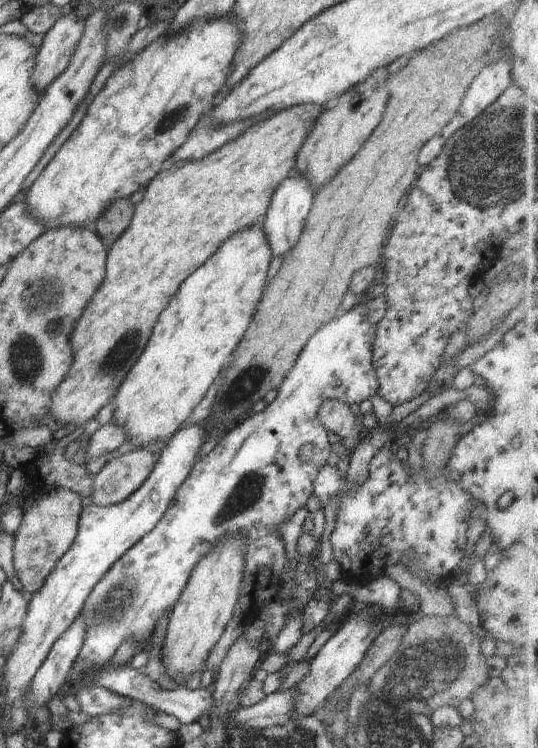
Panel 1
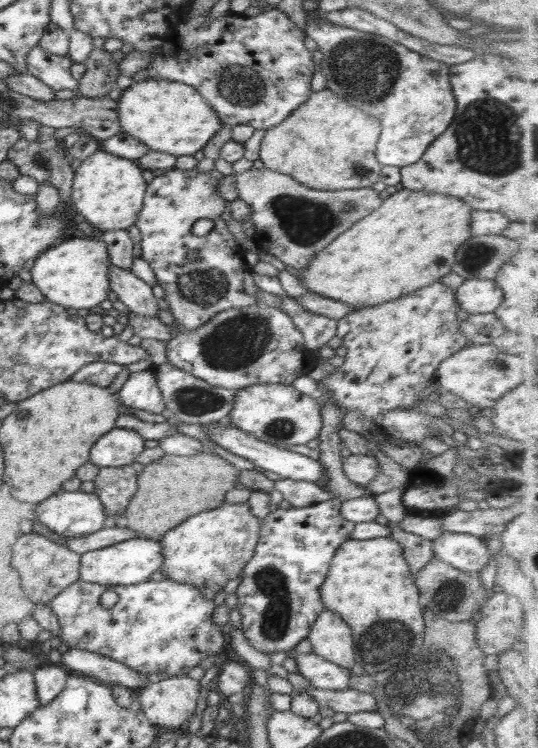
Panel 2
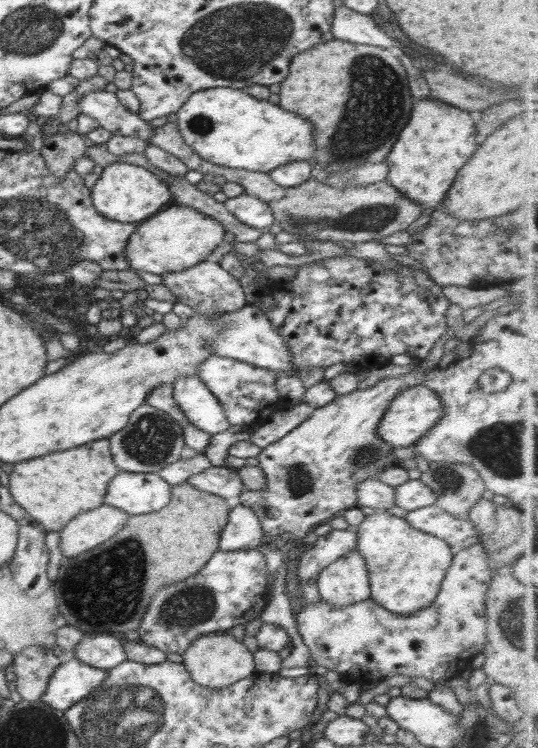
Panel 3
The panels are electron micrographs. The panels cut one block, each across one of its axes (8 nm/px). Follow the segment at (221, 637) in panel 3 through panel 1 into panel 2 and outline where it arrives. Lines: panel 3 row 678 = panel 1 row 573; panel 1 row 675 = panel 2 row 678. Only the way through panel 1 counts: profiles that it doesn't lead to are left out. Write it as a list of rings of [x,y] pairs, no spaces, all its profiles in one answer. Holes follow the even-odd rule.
[[[186,674],[148,683],[137,695],[150,723],[179,732],[196,710],[200,689],[200,681]]]

